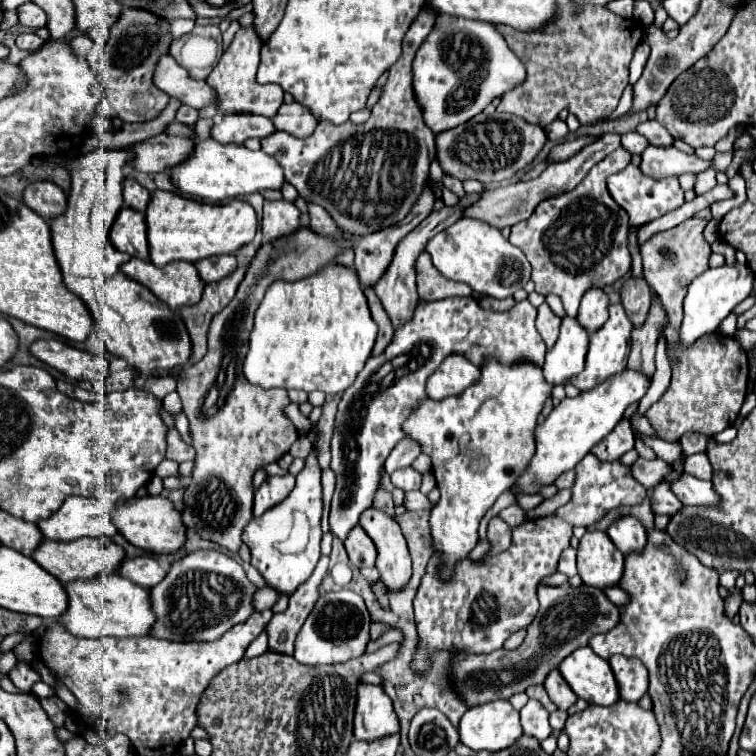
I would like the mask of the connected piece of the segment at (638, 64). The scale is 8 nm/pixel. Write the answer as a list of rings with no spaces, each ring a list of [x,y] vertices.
[[[641,43],[641,45],[637,47],[637,51],[635,51],[633,61],[631,61],[631,77],[629,77],[629,85],[635,85],[637,79],[641,77],[643,67],[645,67],[645,63],[647,63],[647,57],[649,57],[649,47],[647,47],[647,43]]]

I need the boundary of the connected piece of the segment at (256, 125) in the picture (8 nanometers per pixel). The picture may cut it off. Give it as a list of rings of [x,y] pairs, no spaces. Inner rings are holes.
[[[229,115],[229,117],[223,117],[223,121],[213,127],[211,135],[219,143],[243,143],[251,137],[263,139],[275,131],[277,129],[273,127],[271,119],[267,119],[267,117]]]

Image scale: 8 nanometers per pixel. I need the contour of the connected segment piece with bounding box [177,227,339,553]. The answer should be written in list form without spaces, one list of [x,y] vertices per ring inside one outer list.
[[[301,227],[291,237],[283,237],[283,239],[277,239],[273,243],[263,245],[257,251],[257,255],[253,257],[249,271],[237,289],[237,295],[211,321],[209,335],[207,335],[207,339],[209,339],[207,355],[199,363],[183,369],[183,379],[177,379],[177,393],[179,393],[181,403],[183,403],[183,413],[189,419],[189,433],[193,439],[193,447],[197,451],[195,467],[193,467],[193,473],[191,473],[189,483],[185,485],[185,493],[183,493],[181,519],[183,519],[185,527],[195,529],[201,539],[209,539],[209,541],[225,547],[231,553],[239,551],[241,533],[243,533],[245,525],[253,519],[253,475],[255,475],[255,471],[269,465],[269,463],[279,461],[285,453],[289,453],[291,445],[299,437],[293,423],[283,415],[283,407],[289,403],[287,391],[283,391],[283,389],[267,391],[267,389],[255,387],[255,385],[247,383],[247,379],[243,379],[241,367],[243,367],[243,359],[247,355],[247,343],[249,343],[249,335],[253,329],[255,309],[259,307],[259,303],[261,303],[261,299],[271,283],[275,283],[279,279],[299,281],[303,277],[309,277],[309,275],[317,273],[319,269],[323,269],[327,263],[331,263],[335,259],[335,255],[339,255],[339,247],[335,245],[335,241],[323,239],[321,235],[313,233],[307,227]]]

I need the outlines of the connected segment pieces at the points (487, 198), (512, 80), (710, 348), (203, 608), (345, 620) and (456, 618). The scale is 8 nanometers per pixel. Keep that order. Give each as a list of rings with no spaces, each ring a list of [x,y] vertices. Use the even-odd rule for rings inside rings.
[[[611,131],[611,133],[605,133],[601,135],[597,141],[589,143],[587,147],[583,147],[579,153],[575,153],[573,157],[561,161],[561,163],[553,163],[549,165],[549,169],[545,169],[537,179],[533,181],[519,181],[519,183],[509,183],[509,185],[499,185],[497,189],[487,189],[485,195],[473,203],[471,207],[465,209],[463,217],[473,217],[473,219],[479,219],[479,221],[485,221],[489,223],[491,227],[495,229],[505,229],[505,227],[513,227],[515,223],[527,219],[539,201],[547,199],[547,197],[553,197],[553,195],[561,195],[565,191],[571,191],[575,185],[581,183],[581,179],[589,173],[589,169],[599,163],[601,159],[605,159],[611,151],[615,151],[617,147],[621,145],[621,135]]]
[[[449,15],[437,17],[413,61],[413,91],[419,99],[423,119],[434,134],[467,123],[493,99],[523,83],[523,79],[523,63],[513,55],[493,25],[451,19]]]
[[[721,333],[703,335],[703,339],[697,339],[679,355],[679,363],[673,367],[671,385],[665,395],[649,407],[647,419],[665,441],[677,441],[687,431],[713,437],[735,423],[747,395],[747,381],[749,359],[739,339]]]
[[[193,551],[171,565],[167,575],[149,589],[155,611],[151,637],[167,641],[215,641],[251,613],[255,585],[247,581],[241,565],[219,551]]]
[[[341,589],[337,593],[321,595],[297,635],[293,657],[303,665],[345,663],[353,657],[361,657],[369,643],[369,625],[369,611],[357,593]]]
[[[585,455],[583,461],[575,467],[577,469],[577,481],[573,485],[573,499],[569,503],[559,507],[551,517],[541,517],[541,519],[529,519],[523,525],[513,529],[513,543],[507,551],[485,557],[481,561],[459,561],[455,567],[455,575],[451,581],[443,583],[437,579],[437,559],[433,557],[427,565],[427,573],[419,585],[417,597],[415,597],[415,625],[417,625],[417,635],[419,635],[419,647],[411,659],[411,669],[417,675],[427,675],[431,667],[433,653],[437,651],[463,651],[469,655],[481,655],[481,653],[491,653],[495,649],[501,649],[505,639],[519,631],[525,629],[533,617],[537,615],[537,587],[539,583],[557,573],[557,563],[559,555],[565,547],[569,547],[569,537],[573,535],[573,527],[577,525],[593,525],[597,523],[609,509],[619,507],[619,505],[637,505],[645,497],[645,487],[631,479],[629,467],[621,465],[619,461],[613,463],[603,463],[595,455]]]

